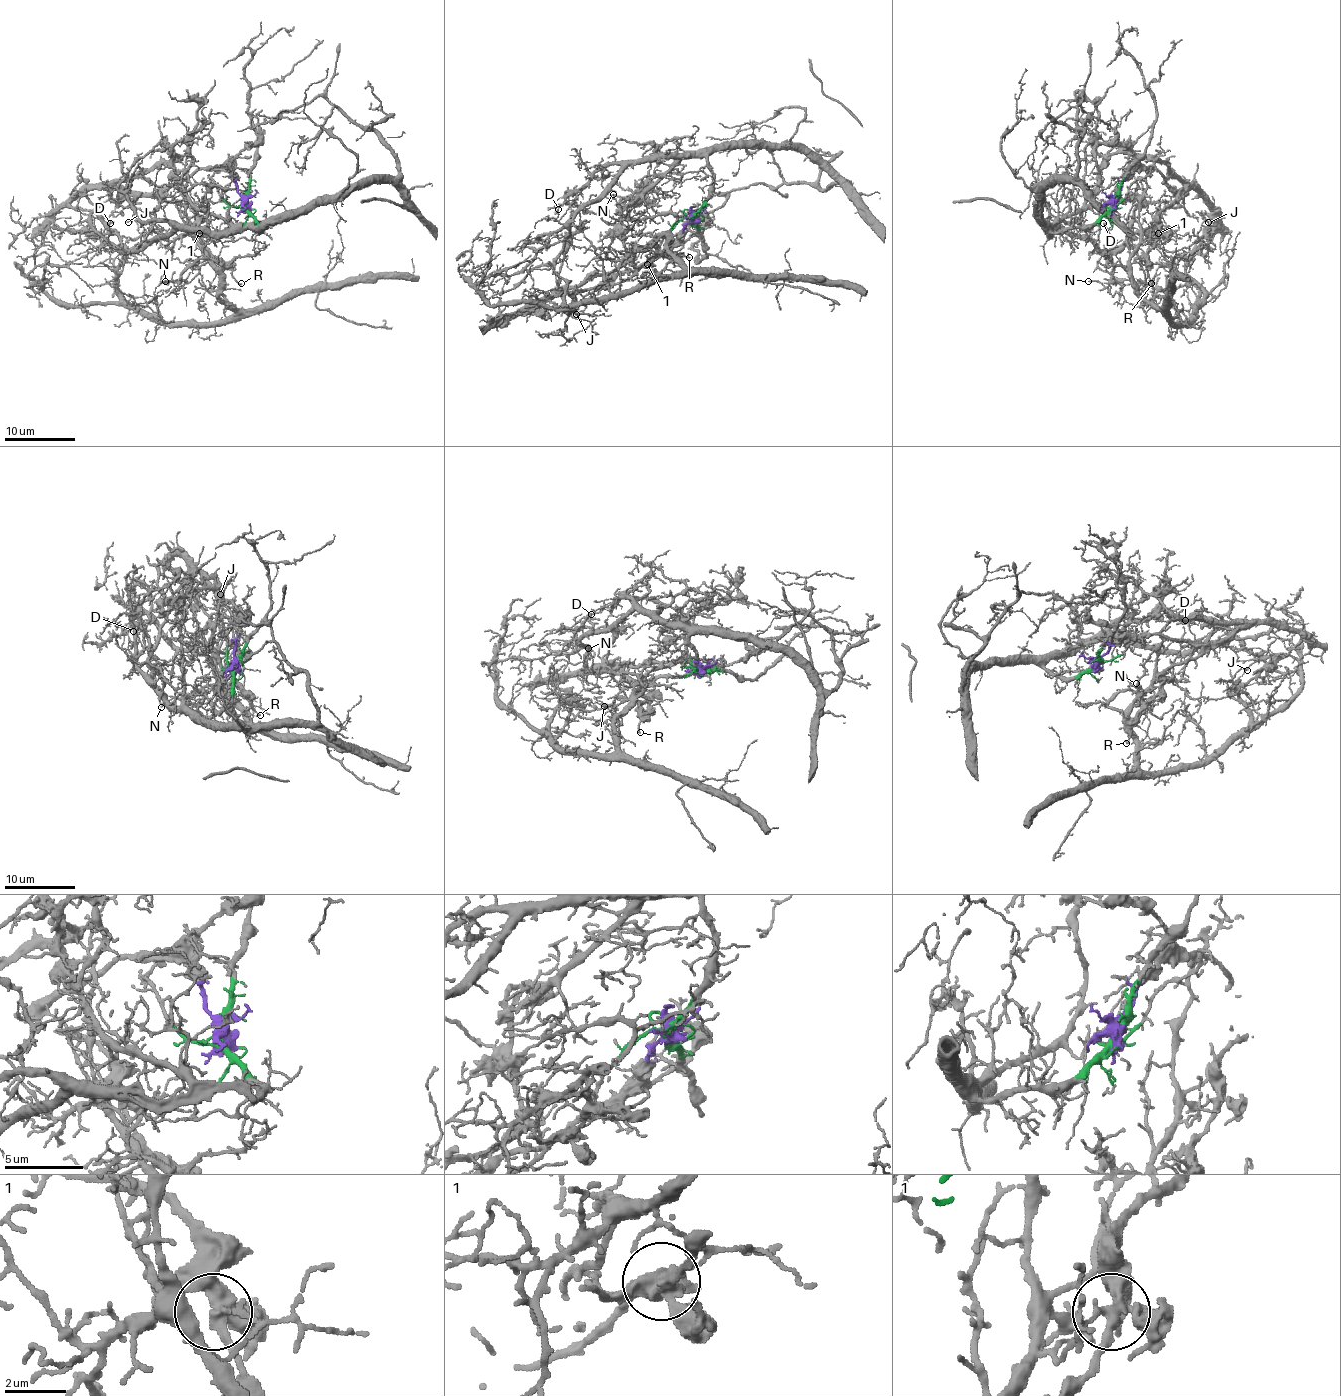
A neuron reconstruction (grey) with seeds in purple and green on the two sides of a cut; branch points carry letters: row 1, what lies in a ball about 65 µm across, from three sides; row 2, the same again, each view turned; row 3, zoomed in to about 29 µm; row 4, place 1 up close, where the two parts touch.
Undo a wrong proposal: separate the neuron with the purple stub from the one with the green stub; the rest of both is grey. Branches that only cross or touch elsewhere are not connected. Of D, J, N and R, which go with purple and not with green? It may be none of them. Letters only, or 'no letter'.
R

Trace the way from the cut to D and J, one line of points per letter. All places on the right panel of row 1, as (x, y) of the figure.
D: (1113, 203), (1086, 226), (1049, 229), (1051, 233), (1067, 229), (1083, 235), (1095, 247), (1116, 250), (1102, 222)
J: (1113, 203), (1094, 249), (1120, 265), (1131, 284), (1175, 323), (1187, 323), (1203, 295), (1185, 263), (1208, 222)

